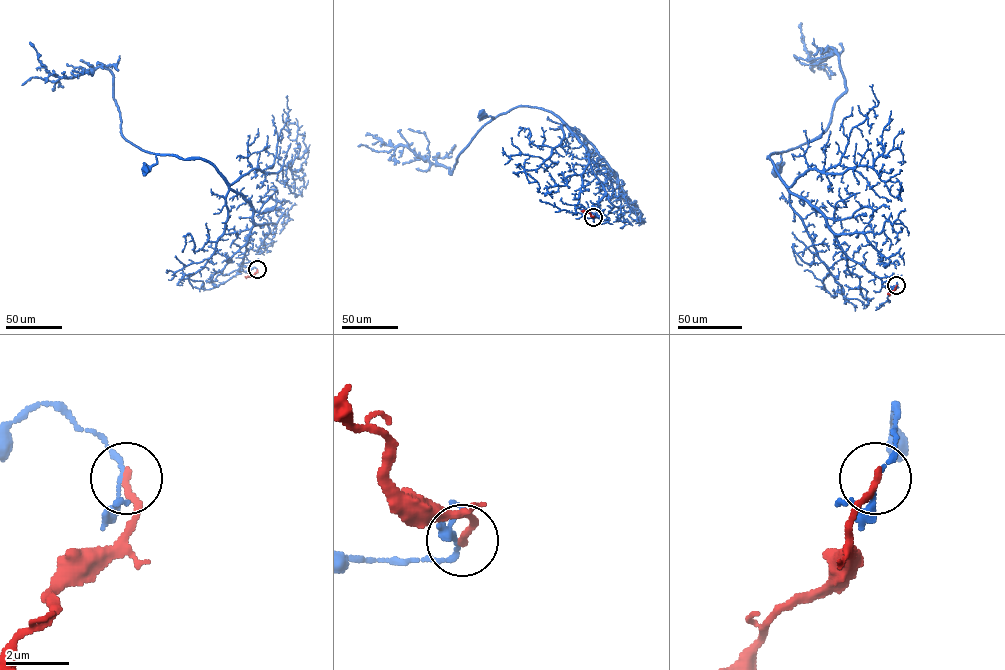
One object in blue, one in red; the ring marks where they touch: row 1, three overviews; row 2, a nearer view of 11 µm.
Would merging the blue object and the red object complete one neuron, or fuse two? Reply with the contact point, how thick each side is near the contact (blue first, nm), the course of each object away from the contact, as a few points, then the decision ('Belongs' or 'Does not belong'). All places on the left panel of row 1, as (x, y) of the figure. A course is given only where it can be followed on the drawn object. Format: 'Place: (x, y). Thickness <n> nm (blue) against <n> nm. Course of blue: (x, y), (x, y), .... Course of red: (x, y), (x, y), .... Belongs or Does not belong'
Place: (257, 269). Thickness 120 nm (blue) against 240 nm. Course of blue: (257, 269), (239, 269), (253, 226), (252, 208), (211, 164), (200, 159), (156, 155), (156, 162), (145, 170). Course of red: (257, 269), (252, 276), (244, 276). Does not belong

